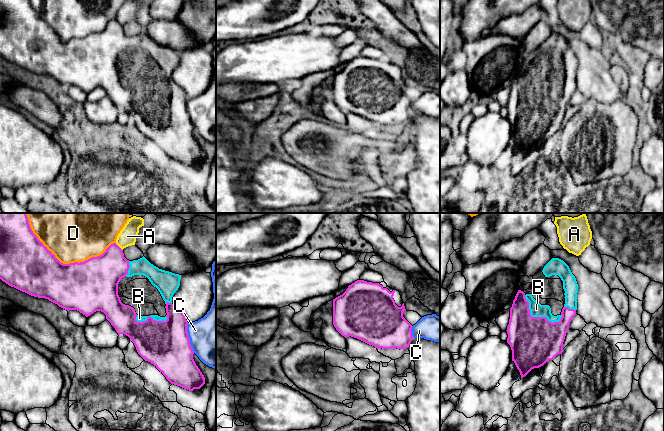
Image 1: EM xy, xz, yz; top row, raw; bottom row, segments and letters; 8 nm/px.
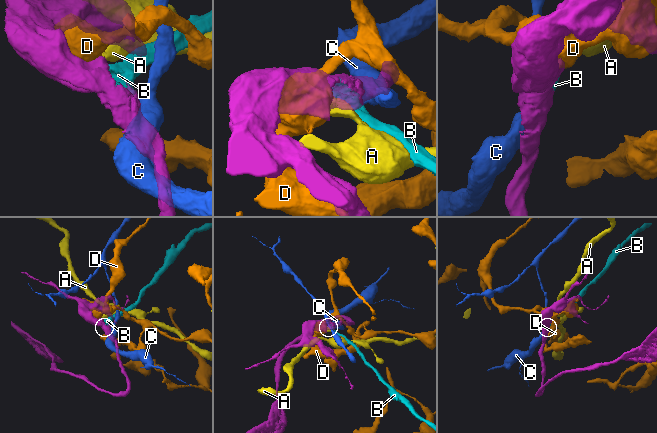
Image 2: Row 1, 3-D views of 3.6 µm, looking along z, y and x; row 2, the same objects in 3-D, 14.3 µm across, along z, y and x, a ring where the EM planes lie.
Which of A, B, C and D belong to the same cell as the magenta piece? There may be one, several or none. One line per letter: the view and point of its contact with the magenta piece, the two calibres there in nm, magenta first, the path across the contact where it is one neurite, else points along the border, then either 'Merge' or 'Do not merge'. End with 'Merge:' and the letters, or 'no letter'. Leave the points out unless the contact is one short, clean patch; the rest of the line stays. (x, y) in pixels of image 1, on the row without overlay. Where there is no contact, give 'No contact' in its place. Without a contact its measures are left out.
A: Touches magenta at xy (119, 23). Thickness 300 nm (magenta) against 140 nm. Boundary: xy (115, 19), (122, 26). Do not merge
B: Touches magenta at yz (536, 93). Thickness 380 nm (magenta) against 110 nm. Merge
C: Touches magenta at xy (188, 114). Thickness 380 nm (magenta) against 400 nm. Do not merge
D: Touches magenta at xy (70, 39). Thickness 420 nm (magenta) against 320 nm. Do not merge
Merge: B

